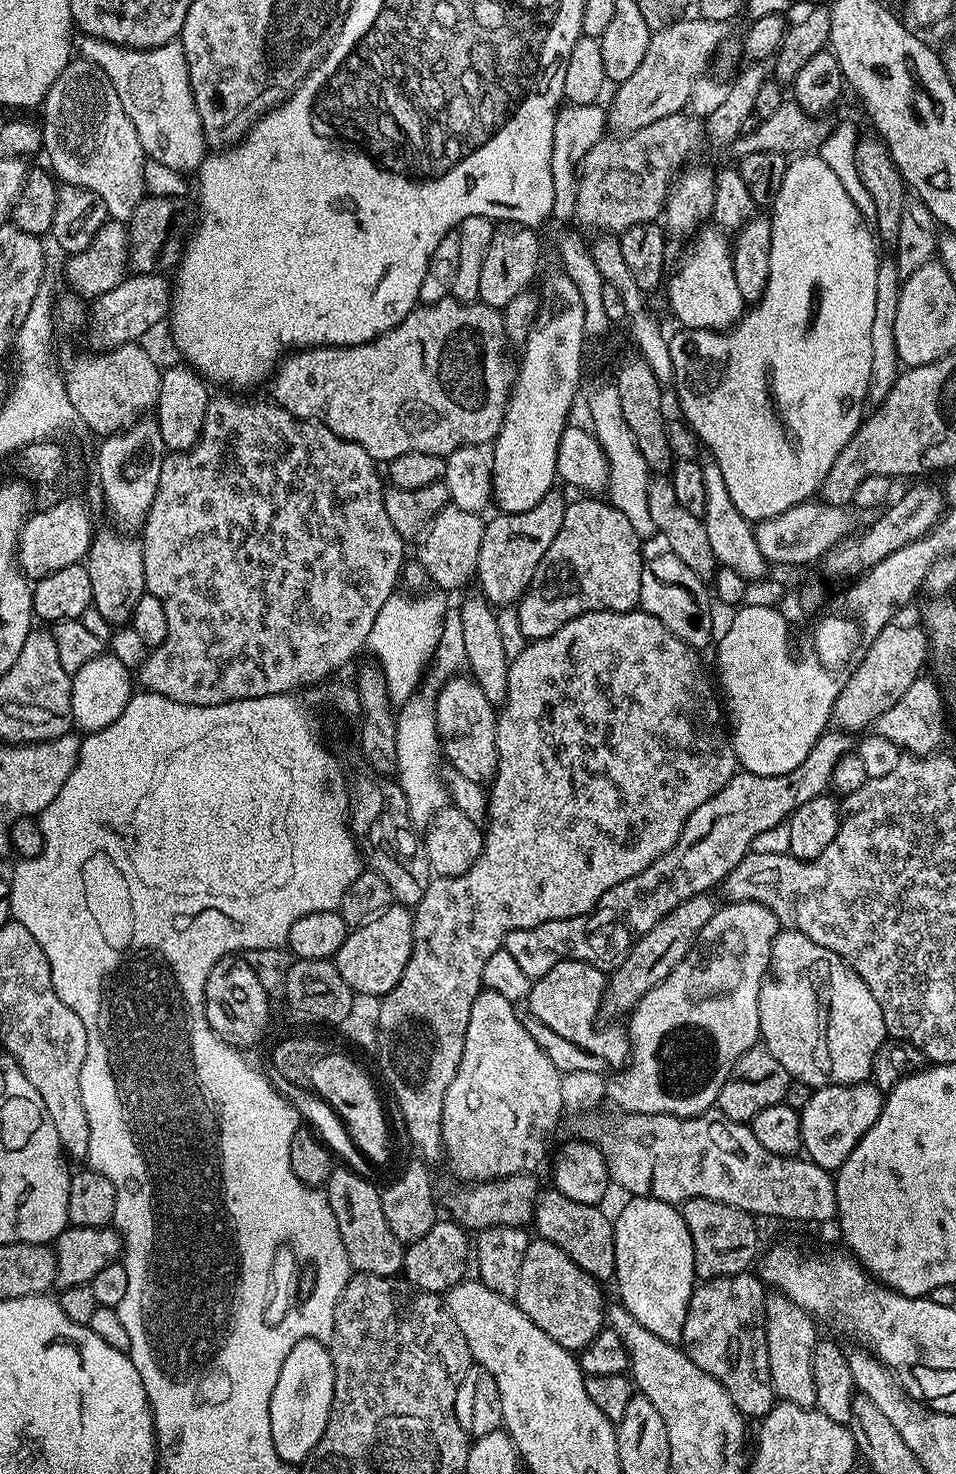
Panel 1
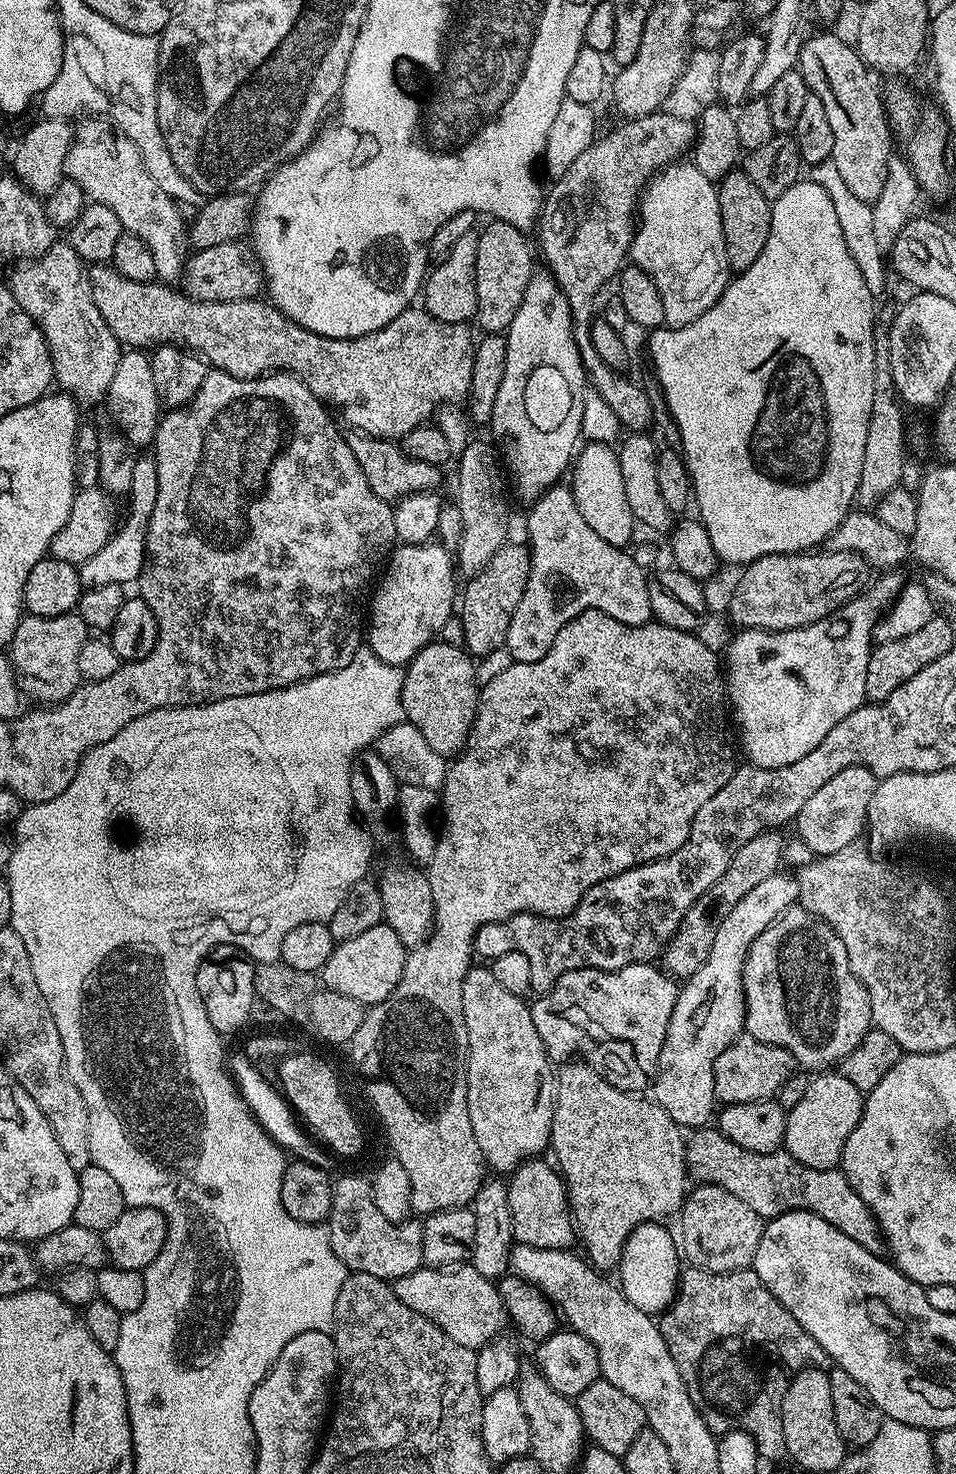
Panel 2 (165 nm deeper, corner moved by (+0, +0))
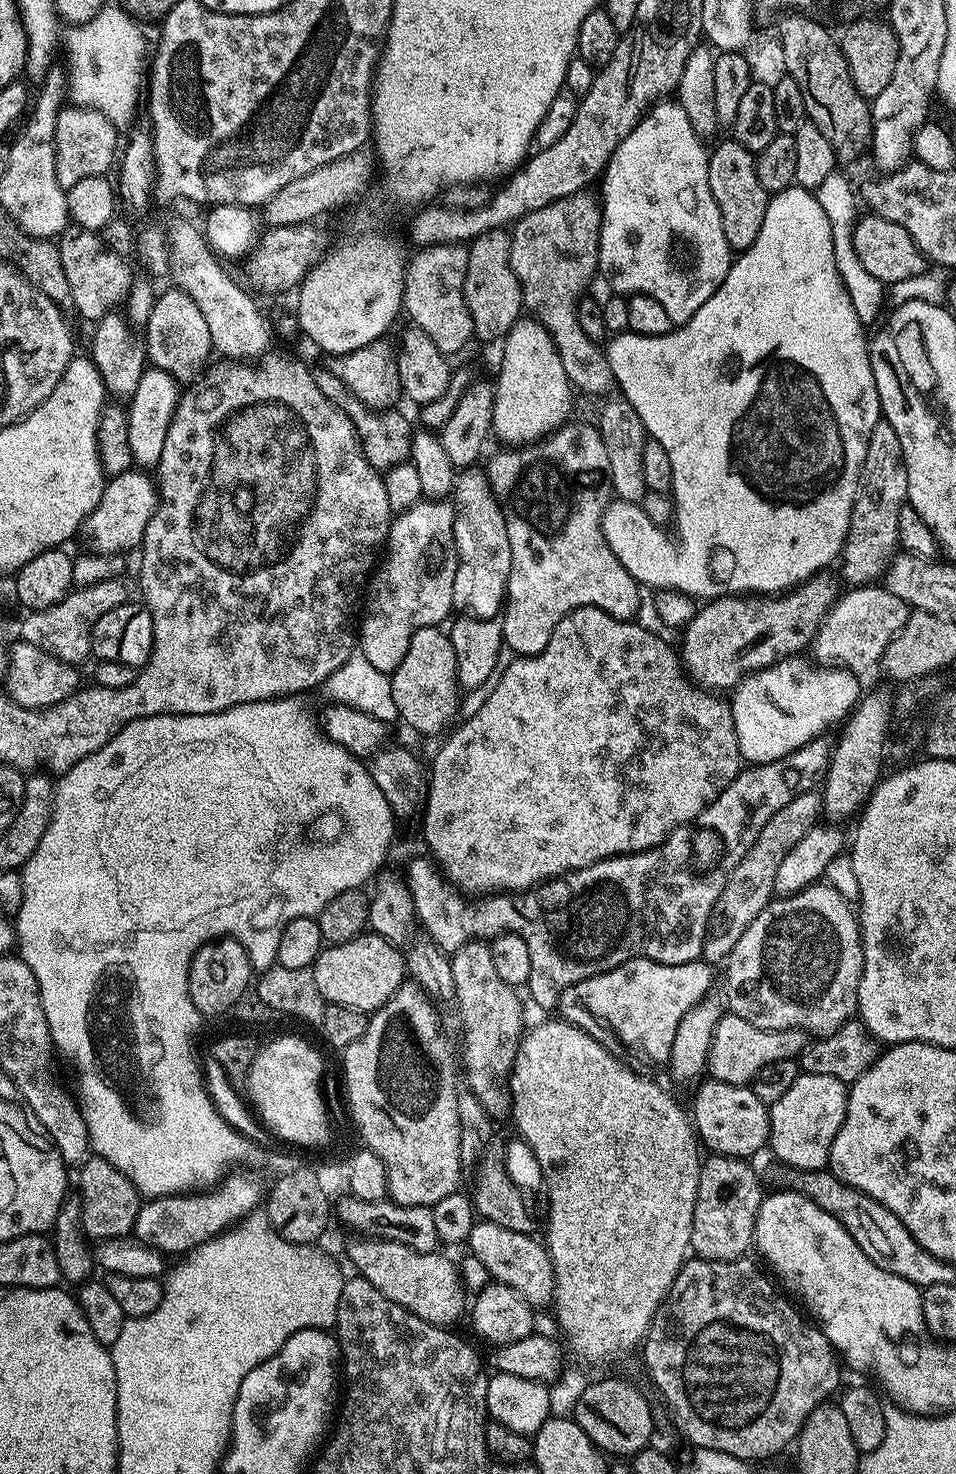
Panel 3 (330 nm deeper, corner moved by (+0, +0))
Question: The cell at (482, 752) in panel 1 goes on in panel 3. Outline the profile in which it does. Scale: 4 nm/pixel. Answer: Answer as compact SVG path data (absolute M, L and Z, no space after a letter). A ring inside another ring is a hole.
M439 627L423 628L415 632L410 638L406 656L392 671L390 679L399 719L405 720L414 731L425 732L428 736L442 731L451 722L456 704L458 708L456 659L454 646L448 640L448 632Z

